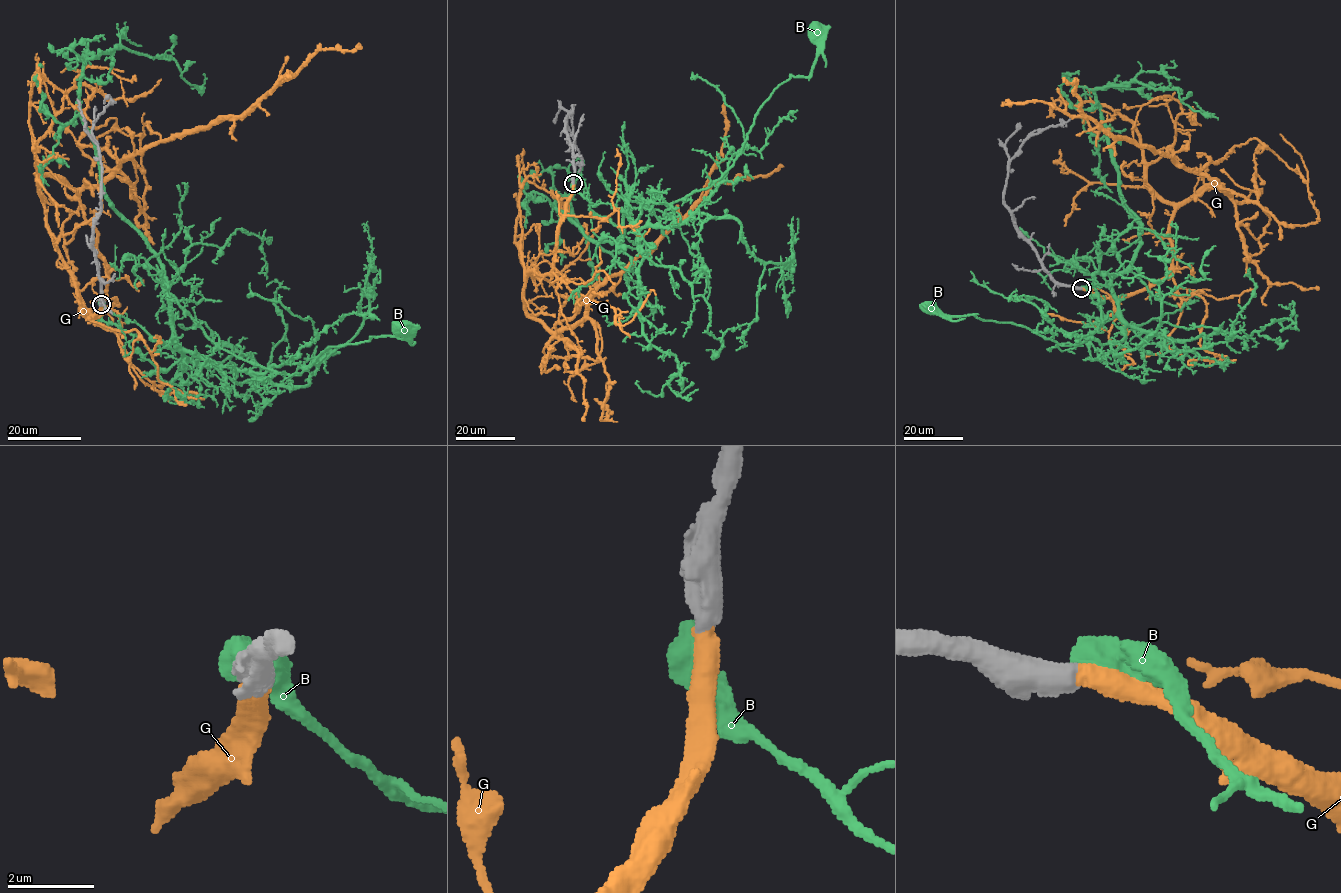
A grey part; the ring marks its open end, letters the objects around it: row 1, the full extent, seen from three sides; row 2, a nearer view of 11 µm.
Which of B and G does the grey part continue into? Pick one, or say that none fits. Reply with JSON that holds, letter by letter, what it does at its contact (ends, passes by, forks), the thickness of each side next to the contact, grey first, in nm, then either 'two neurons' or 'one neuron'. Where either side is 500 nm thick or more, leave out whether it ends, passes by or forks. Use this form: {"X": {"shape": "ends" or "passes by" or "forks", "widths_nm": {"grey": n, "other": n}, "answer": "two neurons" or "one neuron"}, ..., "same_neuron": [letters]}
{"B": {"widths_nm": {"grey": 600, "other": 550}, "answer": "two neurons"}, "G": {"widths_nm": {"grey": 600, "other": 480}, "answer": "one neuron"}, "same_neuron": ["G"]}

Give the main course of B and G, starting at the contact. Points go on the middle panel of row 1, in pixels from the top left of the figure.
B: (572, 183), (630, 219), (627, 195), (670, 203), (711, 186), (771, 93), (809, 75), (814, 34)
G: (573, 183), (555, 260), (528, 274), (523, 291), (527, 313), (554, 332), (705, 193), (724, 103)

